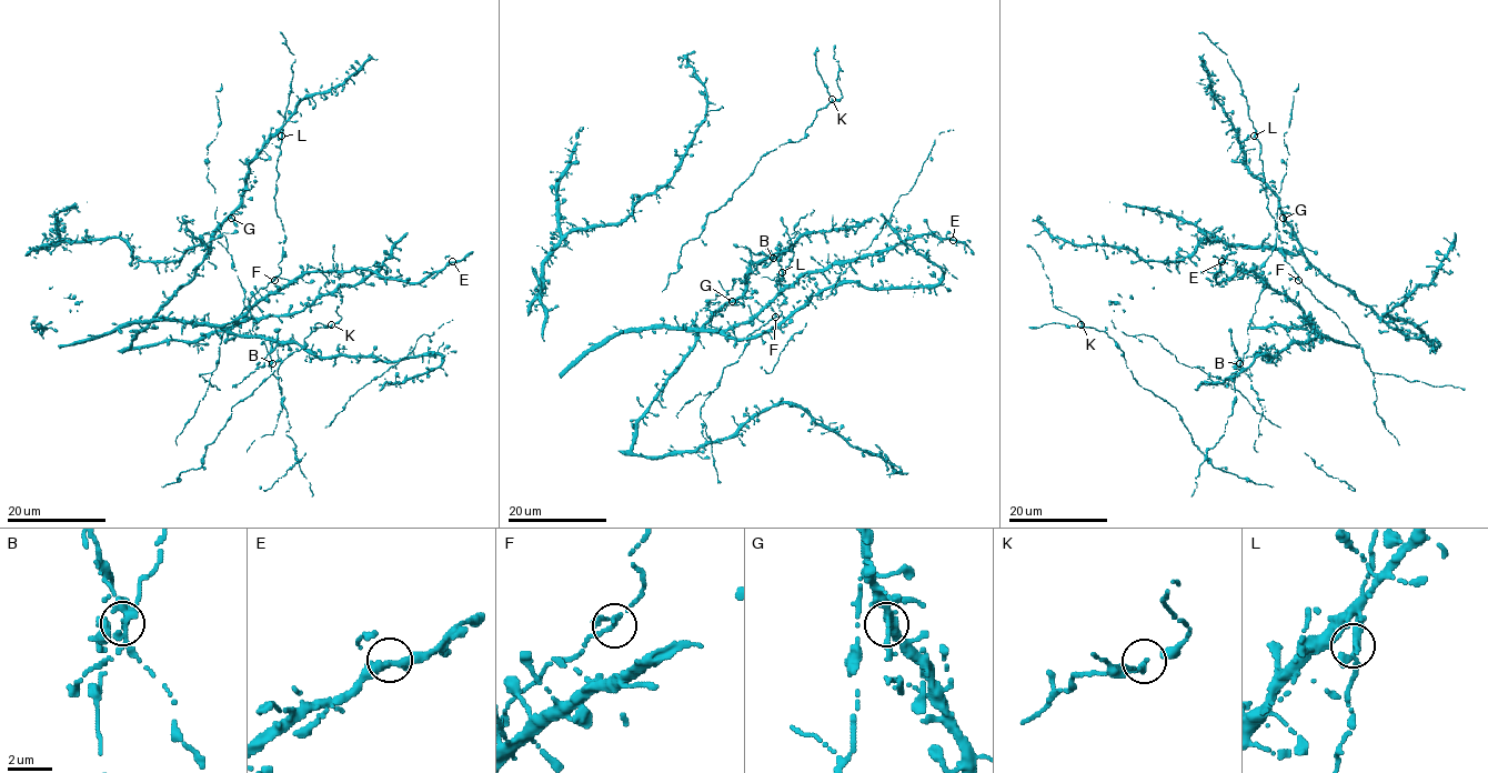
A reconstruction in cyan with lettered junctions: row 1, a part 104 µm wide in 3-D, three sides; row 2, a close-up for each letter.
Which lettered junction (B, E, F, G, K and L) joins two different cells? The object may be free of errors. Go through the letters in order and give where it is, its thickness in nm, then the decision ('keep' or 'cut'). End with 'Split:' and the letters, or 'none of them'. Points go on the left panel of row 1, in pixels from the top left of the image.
B: at (272, 363); 240 nm thick; cut
E: at (452, 261); 280 nm thick; keep
F: at (274, 280); 200 nm thick; keep
G: at (231, 218); 320 nm thick; keep
K: at (331, 324); 240 nm thick; keep
L: at (281, 136); 240 nm thick; keep
Split: B

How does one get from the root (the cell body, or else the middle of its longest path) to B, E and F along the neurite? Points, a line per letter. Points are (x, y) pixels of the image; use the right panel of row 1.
B: (1275, 222), (1260, 183), (1259, 142), (1237, 140), (1293, 232), (1276, 229), (1240, 362)
E: (1275, 222), (1284, 260), (1299, 277), (1284, 292), (1240, 269), (1219, 282), (1222, 261)
F: (1275, 222), (1284, 260), (1299, 277), (1298, 280)

